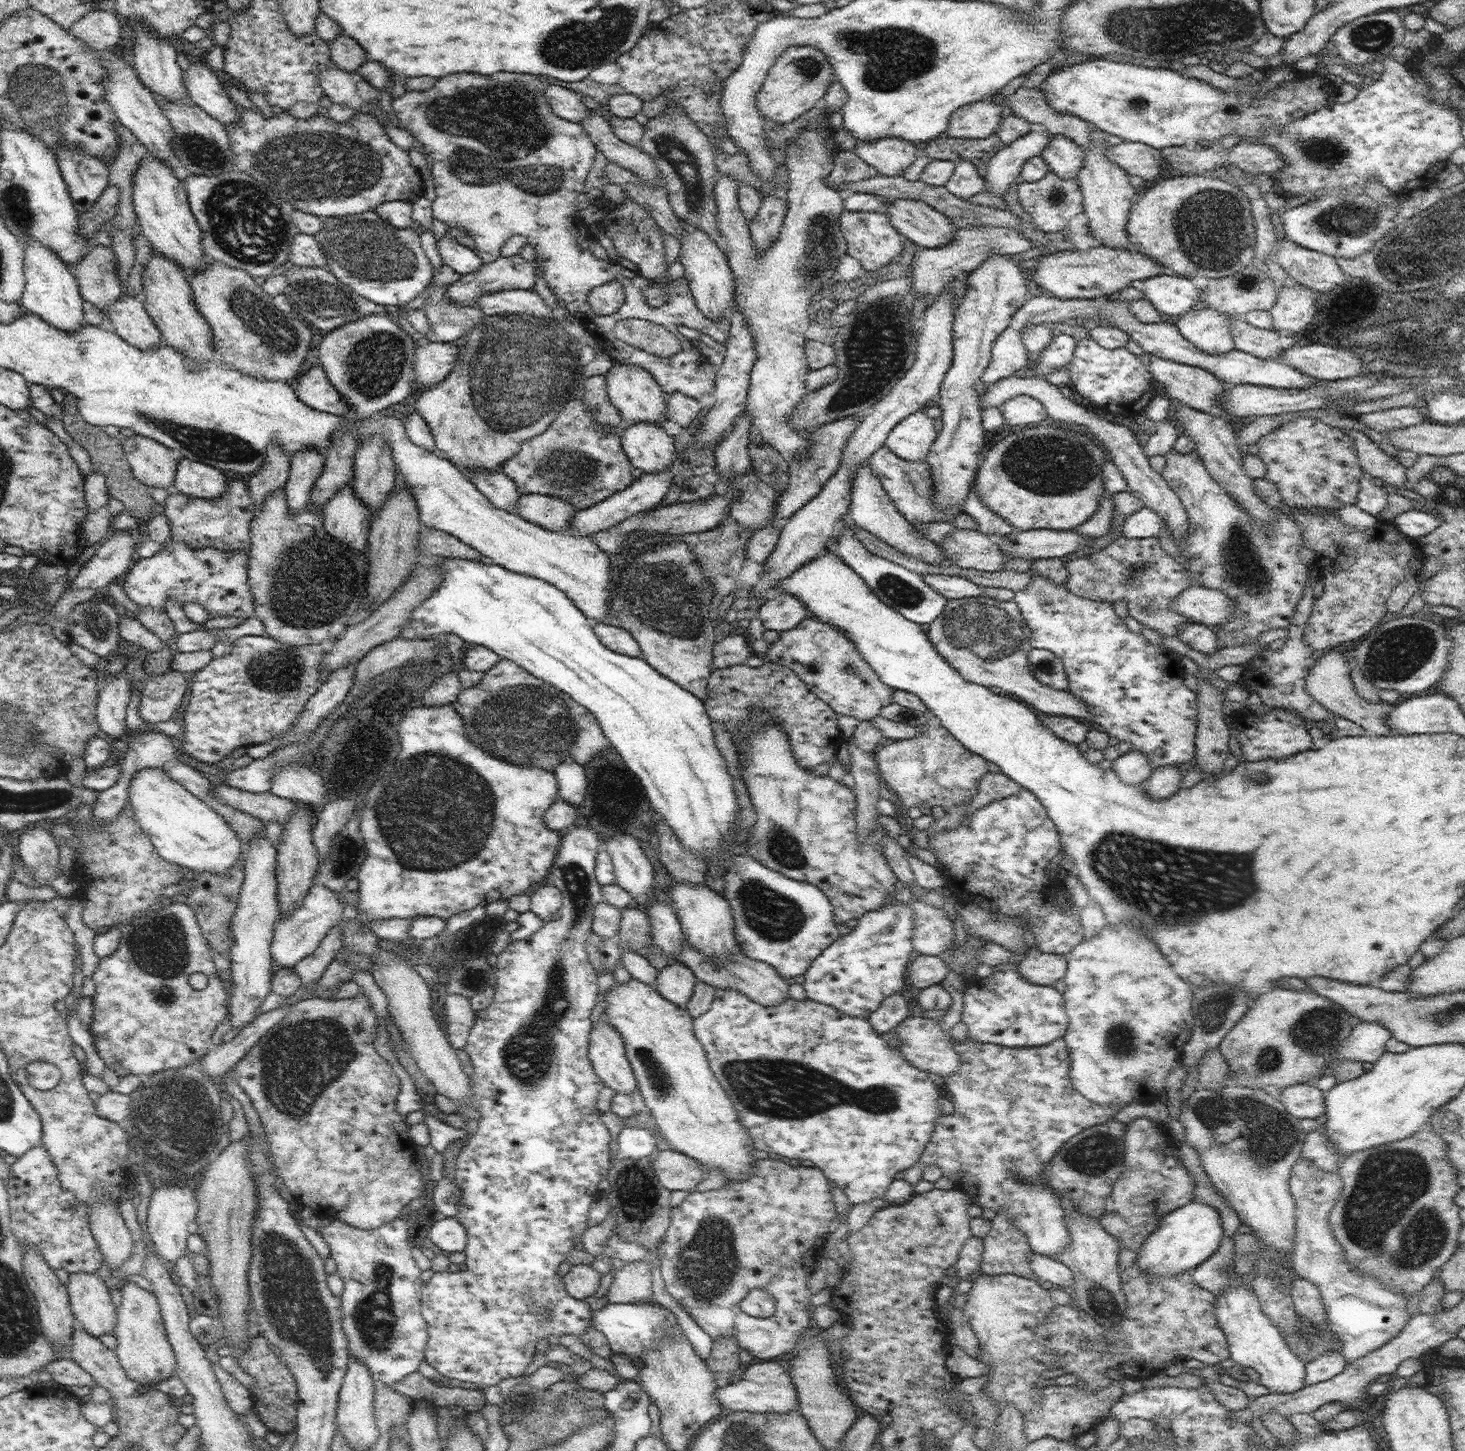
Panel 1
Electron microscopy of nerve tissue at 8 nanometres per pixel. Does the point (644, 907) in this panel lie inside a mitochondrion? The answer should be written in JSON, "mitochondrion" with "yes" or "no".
{"mitochondrion":"no"}

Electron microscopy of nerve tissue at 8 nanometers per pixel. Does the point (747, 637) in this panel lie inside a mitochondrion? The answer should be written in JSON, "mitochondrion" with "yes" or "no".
{"mitochondrion":"no"}

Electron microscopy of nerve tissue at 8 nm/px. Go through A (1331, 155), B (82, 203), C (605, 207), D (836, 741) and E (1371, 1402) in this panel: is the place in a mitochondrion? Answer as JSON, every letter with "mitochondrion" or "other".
{"A":"mitochondrion","B":"other","C":"other","D":"other","E":"other"}

